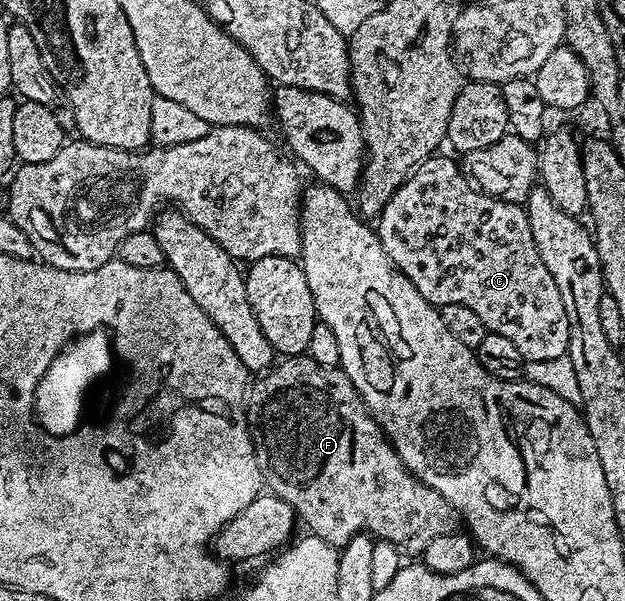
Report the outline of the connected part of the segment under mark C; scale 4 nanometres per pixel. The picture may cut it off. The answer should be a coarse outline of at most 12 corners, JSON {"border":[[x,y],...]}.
{"border":[[456,161],[379,211],[392,265],[524,361],[571,331],[526,211]]}

